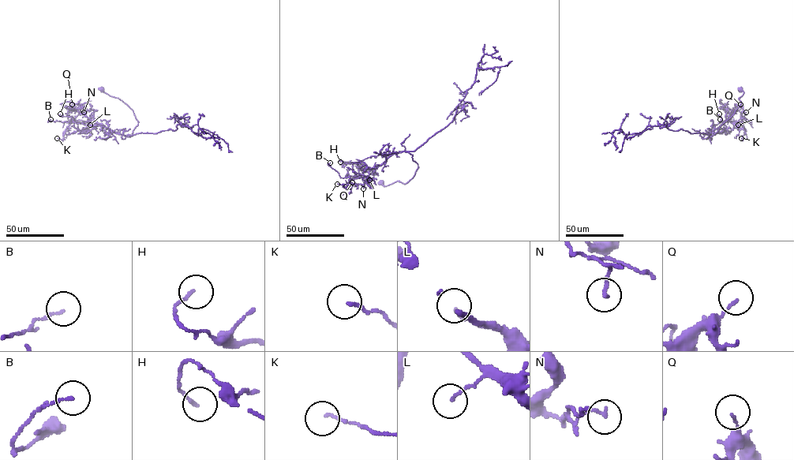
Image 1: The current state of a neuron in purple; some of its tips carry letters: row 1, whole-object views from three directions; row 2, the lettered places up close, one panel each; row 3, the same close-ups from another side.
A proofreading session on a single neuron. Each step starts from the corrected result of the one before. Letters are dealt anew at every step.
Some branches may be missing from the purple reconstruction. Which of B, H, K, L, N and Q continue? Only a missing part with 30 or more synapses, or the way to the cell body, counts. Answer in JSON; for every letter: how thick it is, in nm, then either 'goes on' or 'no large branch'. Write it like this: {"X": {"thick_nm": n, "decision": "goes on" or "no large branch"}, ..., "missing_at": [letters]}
{"B": {"thick_nm": 100, "decision": "no large branch"}, "H": {"thick_nm": 120, "decision": "no large branch"}, "K": {"thick_nm": 110, "decision": "no large branch"}, "L": {"thick_nm": 110, "decision": "no large branch"}, "N": {"thick_nm": 150, "decision": "no large branch"}, "Q": {"thick_nm": 90, "decision": "no large branch"}, "missing_at": []}

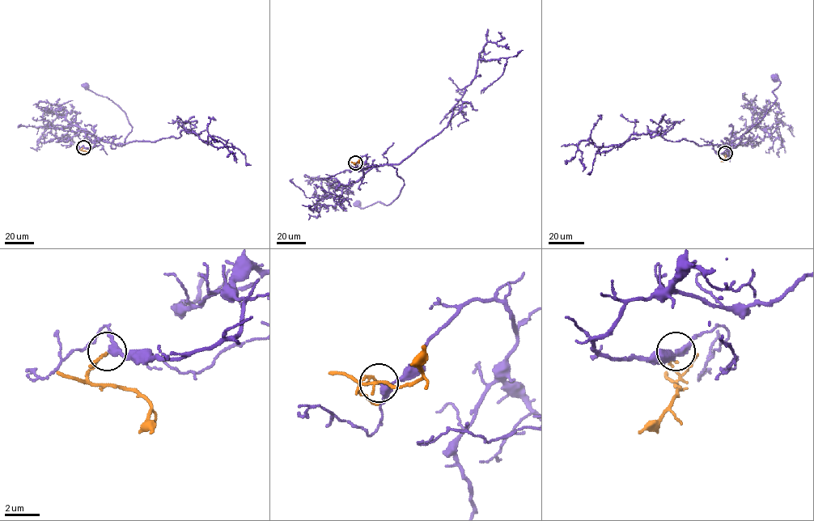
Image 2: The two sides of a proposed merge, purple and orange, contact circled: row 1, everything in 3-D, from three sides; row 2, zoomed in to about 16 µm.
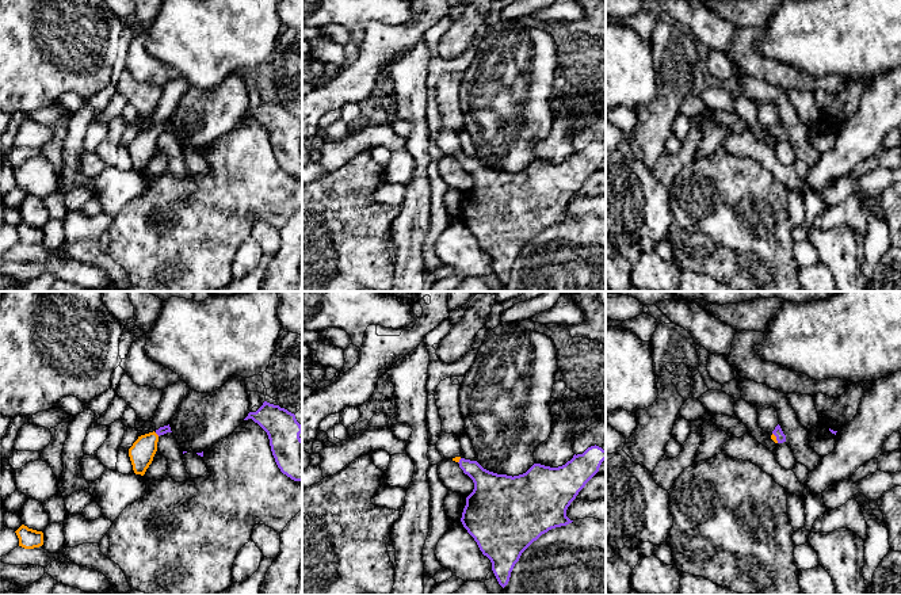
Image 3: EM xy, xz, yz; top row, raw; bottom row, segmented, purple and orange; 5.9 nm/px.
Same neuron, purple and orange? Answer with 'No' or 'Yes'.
Yes

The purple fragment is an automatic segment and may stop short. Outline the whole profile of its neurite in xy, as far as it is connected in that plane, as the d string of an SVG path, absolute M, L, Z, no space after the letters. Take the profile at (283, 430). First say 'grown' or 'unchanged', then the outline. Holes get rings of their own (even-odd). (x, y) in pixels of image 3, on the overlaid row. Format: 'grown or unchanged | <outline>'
unchanged | M267 401L244 420L252 419L268 435L275 462L280 472L302 484L302 426L295 415Z

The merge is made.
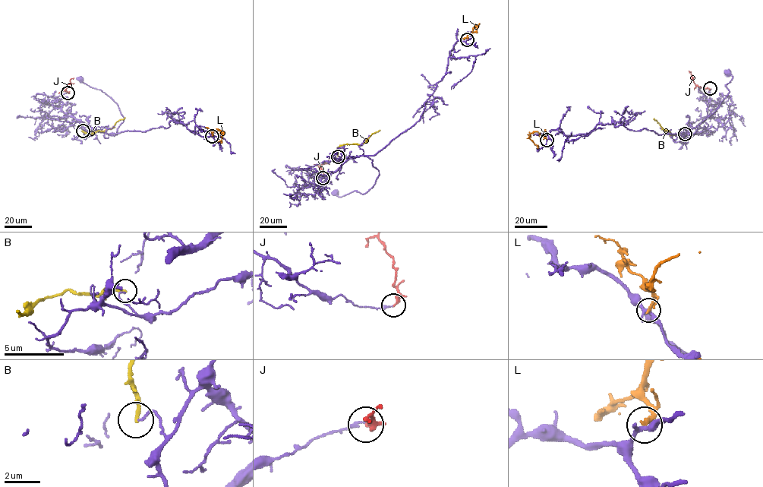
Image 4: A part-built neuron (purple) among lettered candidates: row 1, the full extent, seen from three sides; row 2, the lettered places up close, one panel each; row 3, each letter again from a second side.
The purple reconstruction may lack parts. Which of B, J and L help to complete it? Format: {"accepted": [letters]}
{"accepted": ["J"]}

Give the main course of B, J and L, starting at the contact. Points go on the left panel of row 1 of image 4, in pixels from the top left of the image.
B: (82, 131), (93, 134), (105, 131), (125, 117)
J: (67, 93), (65, 89), (70, 80), (74, 77)
L: (212, 135), (214, 130), (218, 129), (223, 133), (221, 140), (216, 142)

